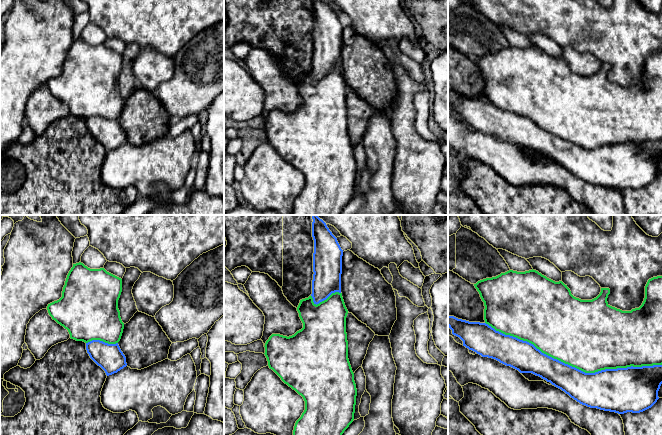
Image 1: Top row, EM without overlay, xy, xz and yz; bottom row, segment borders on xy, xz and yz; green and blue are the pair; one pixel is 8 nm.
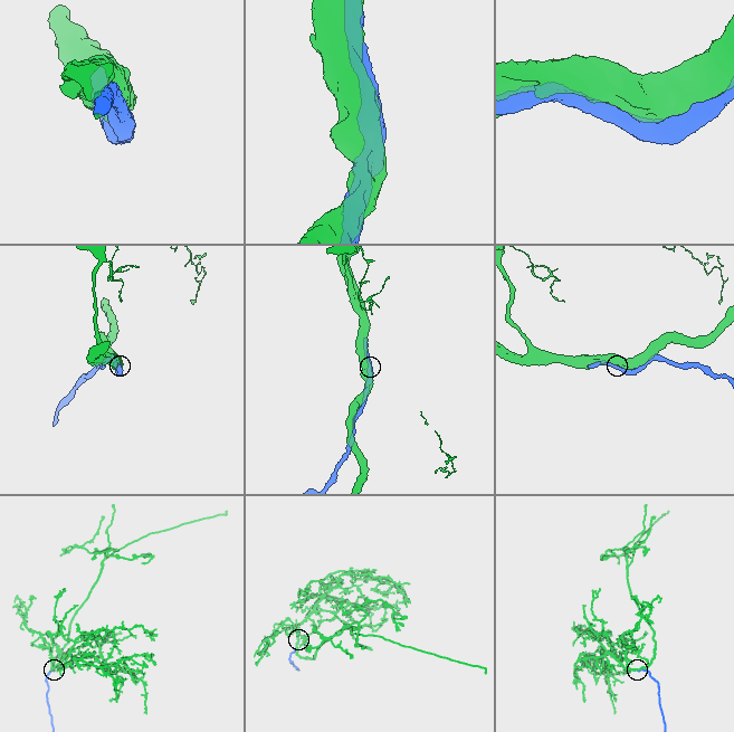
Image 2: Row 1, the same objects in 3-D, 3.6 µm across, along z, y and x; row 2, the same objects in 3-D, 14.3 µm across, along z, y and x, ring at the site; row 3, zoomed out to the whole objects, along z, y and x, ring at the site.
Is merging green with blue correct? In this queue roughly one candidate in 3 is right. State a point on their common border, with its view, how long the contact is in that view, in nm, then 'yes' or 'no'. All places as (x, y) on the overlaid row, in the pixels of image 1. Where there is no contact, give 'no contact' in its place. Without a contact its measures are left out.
meets green in yz at (573, 366); contact 1450 nm long; yes

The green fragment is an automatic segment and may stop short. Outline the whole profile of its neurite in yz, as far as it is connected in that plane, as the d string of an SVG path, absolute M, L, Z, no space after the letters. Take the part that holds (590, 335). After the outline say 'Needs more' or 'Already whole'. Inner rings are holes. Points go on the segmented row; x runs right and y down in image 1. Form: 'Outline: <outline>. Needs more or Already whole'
Outline: M533 269L525 272L509 270L496 277L480 280L474 286L484 302L485 322L469 322L454 316L448 316L448 327L452 330L452 334L459 337L463 341L463 346L469 350L476 352L482 357L495 359L506 366L518 370L520 373L532 373L539 376L564 391L580 404L590 408L618 414L627 412L640 413L651 408L659 399L658 391L662 384L662 276L648 280L642 305L631 311L622 311L608 304L609 288L601 288L600 294L592 300L581 300L574 297L570 289L562 281L555 282Z. Needs more

